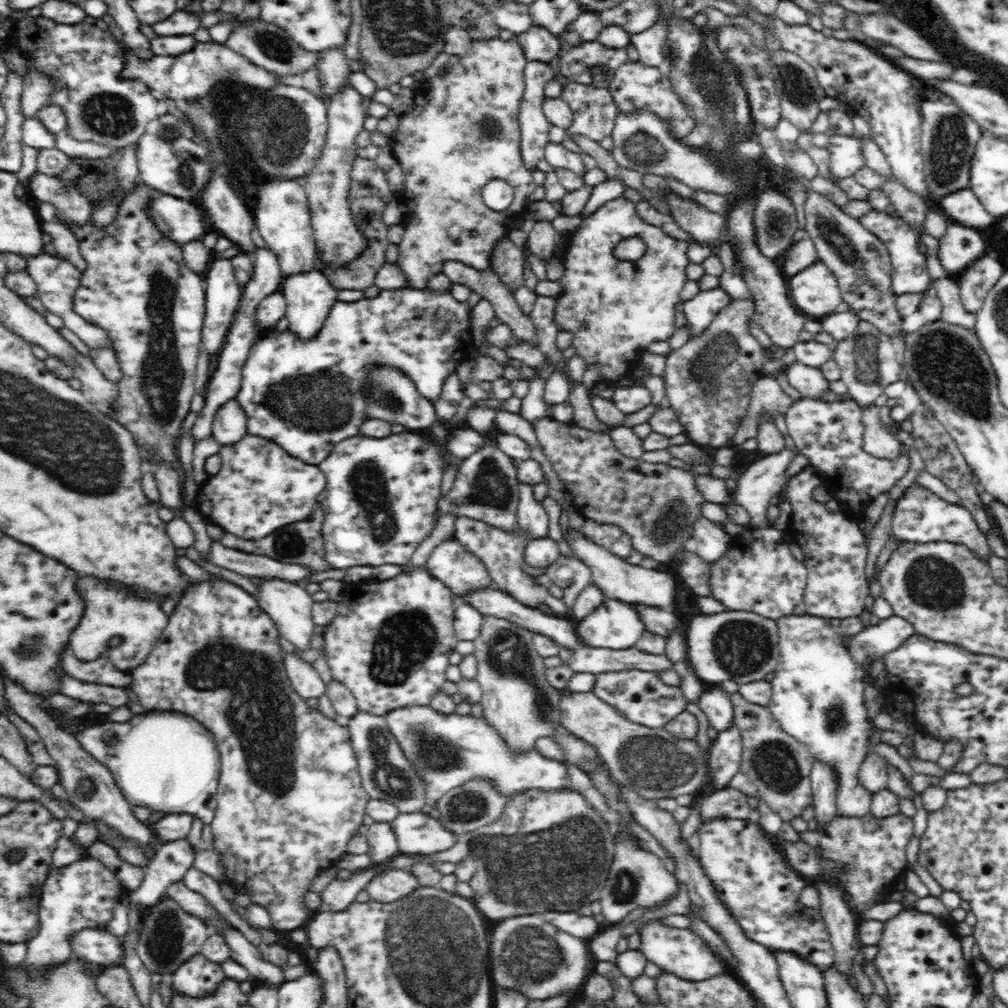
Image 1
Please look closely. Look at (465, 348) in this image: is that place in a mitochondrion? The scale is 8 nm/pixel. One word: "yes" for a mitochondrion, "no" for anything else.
no

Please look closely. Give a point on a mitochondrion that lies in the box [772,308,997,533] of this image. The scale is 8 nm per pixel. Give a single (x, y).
(946, 365)

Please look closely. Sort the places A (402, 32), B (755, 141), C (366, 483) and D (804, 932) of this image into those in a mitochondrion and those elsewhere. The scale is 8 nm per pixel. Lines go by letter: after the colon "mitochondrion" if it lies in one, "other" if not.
A: mitochondrion
B: other
C: mitochondrion
D: mitochondrion

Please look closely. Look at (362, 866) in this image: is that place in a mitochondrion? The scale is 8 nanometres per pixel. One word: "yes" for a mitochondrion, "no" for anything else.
no

